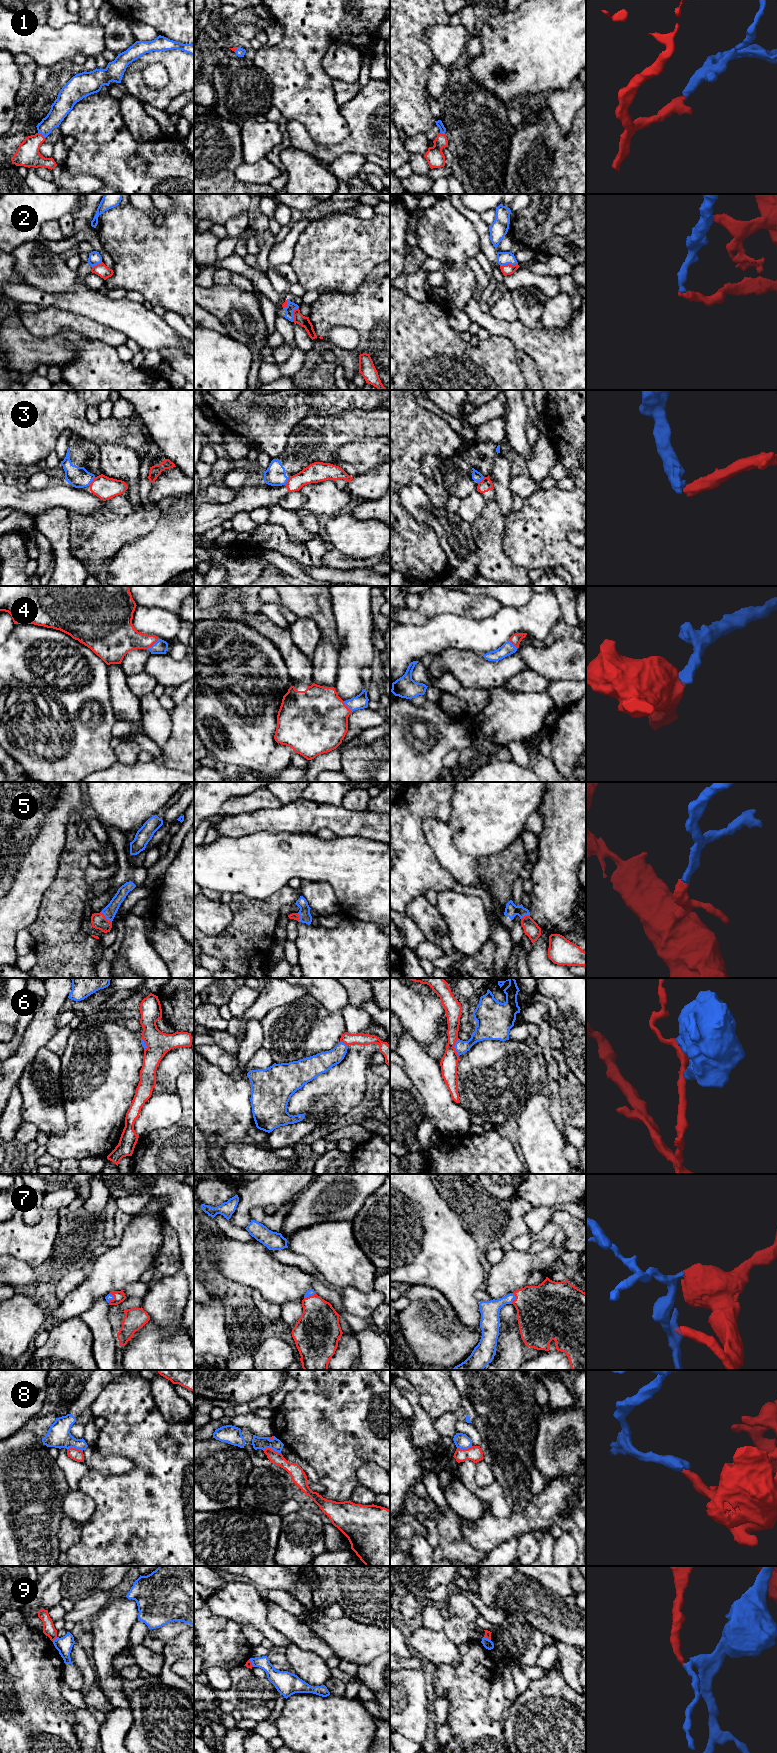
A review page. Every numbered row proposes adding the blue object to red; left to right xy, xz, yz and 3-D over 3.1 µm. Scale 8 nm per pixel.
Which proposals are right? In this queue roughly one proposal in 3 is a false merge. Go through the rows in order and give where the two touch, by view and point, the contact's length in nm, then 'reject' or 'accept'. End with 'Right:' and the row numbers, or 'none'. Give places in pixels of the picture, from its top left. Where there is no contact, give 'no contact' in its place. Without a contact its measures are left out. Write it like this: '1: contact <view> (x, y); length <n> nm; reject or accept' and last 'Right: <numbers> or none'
1: contact xy (41, 134); length 80 nm; accept
2: contact yz (508, 264); length 150 nm; reject
3: contact xy (92, 481); length 90 nm; reject
4: contact xy (152, 644); length 120 nm; accept
5: contact xy (105, 917); length 130 nm; accept
6: contact yz (453, 1047); length 140 nm; reject
7: contact yz (515, 1298); length 90 nm; accept
8: contact xz (271, 1449); length 150 nm; reject
9: contact xy (54, 1639); length 60 nm; reject
Right: 1, 4, 5, 7

